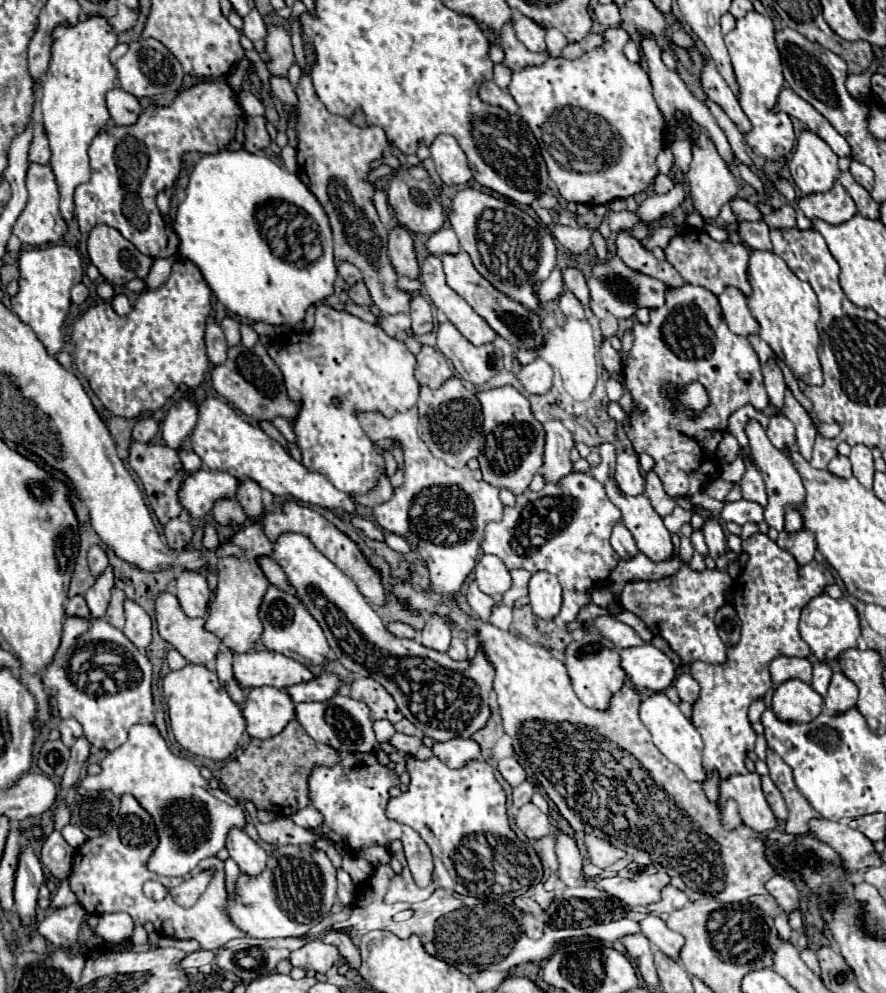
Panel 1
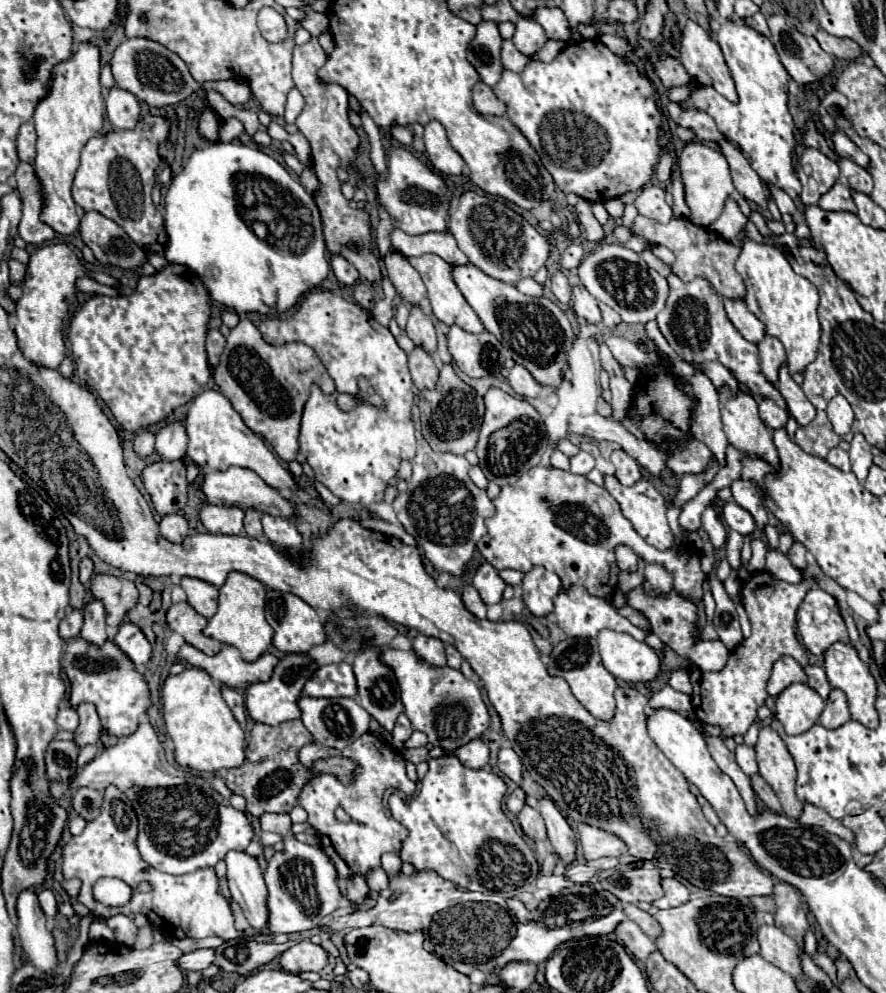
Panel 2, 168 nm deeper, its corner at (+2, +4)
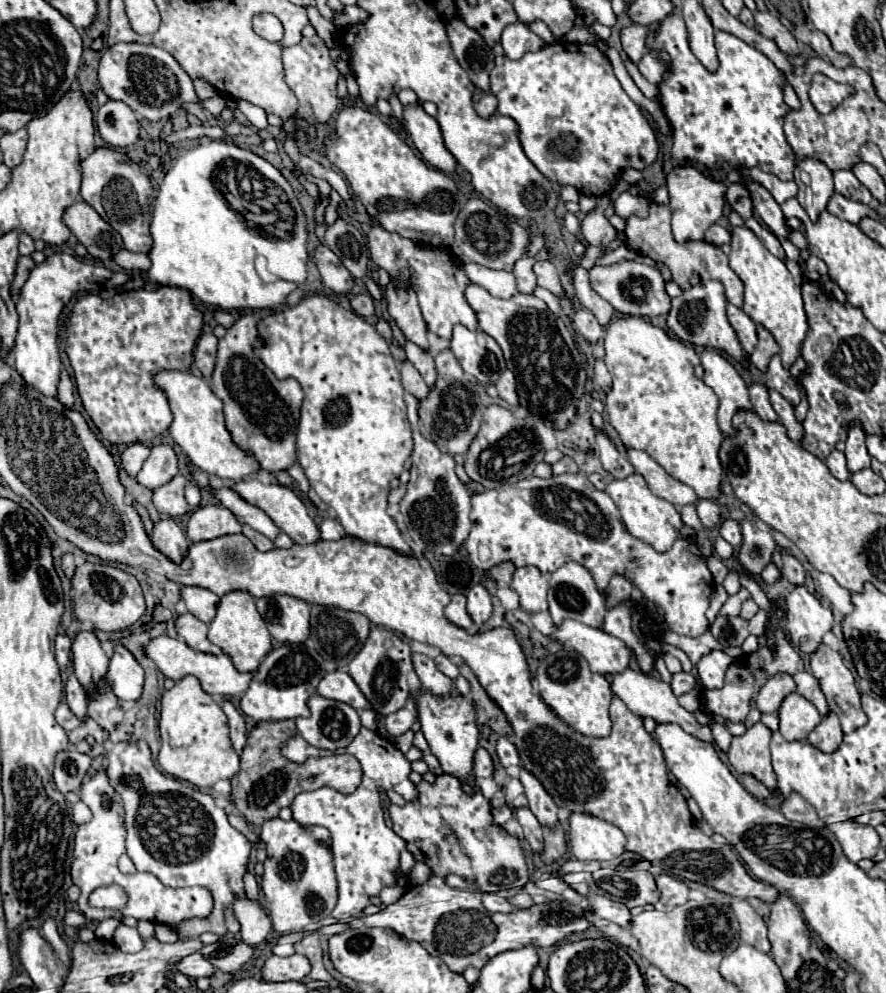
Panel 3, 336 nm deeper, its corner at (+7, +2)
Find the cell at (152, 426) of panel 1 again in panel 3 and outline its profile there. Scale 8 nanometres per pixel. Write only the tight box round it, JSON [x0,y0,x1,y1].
[121,443,149,477]

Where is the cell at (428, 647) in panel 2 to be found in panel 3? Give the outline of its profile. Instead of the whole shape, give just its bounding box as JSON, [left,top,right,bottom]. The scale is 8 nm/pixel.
[413,653,453,697]

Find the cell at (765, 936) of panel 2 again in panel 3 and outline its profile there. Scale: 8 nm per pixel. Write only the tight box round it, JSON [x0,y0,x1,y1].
[731,899,771,953]

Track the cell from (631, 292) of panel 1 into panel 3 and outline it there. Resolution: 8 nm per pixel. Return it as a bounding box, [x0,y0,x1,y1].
[591,261,671,317]

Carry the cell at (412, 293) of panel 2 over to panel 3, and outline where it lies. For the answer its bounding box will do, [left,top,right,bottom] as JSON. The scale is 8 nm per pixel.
[385,281,429,351]

